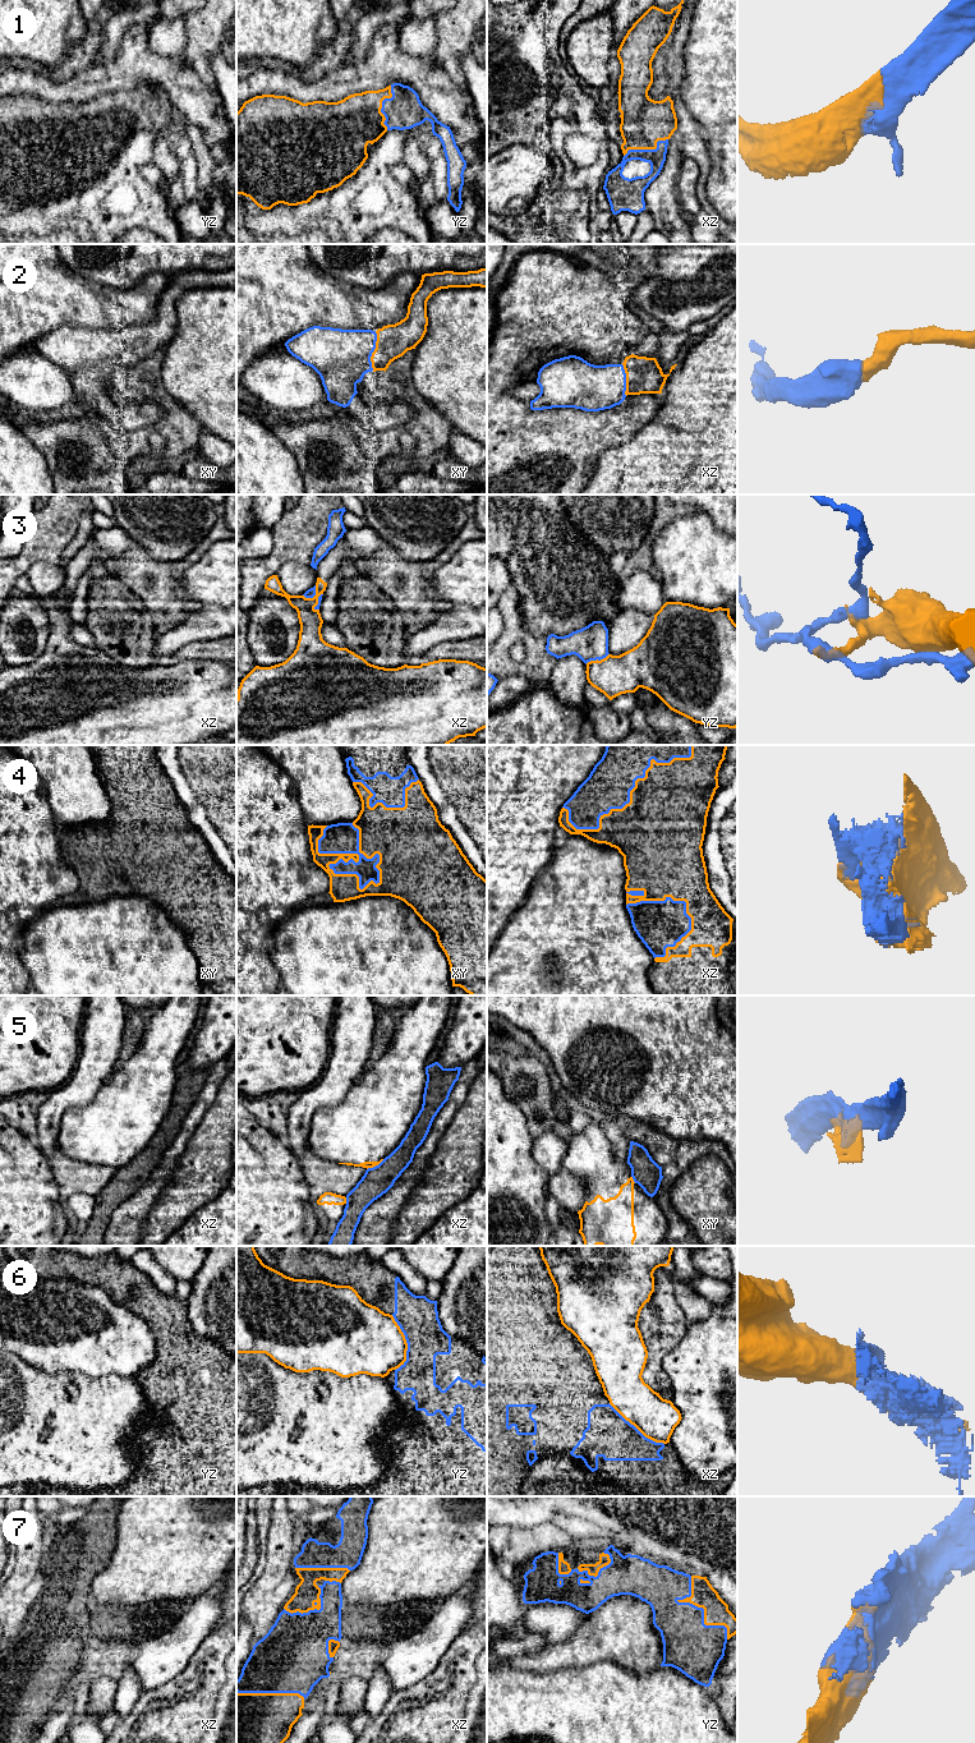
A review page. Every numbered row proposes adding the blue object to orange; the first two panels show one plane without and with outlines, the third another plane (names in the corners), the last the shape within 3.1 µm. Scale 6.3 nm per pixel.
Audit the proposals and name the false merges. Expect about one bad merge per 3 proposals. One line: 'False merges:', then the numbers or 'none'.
False merges: 3, 5, 6

